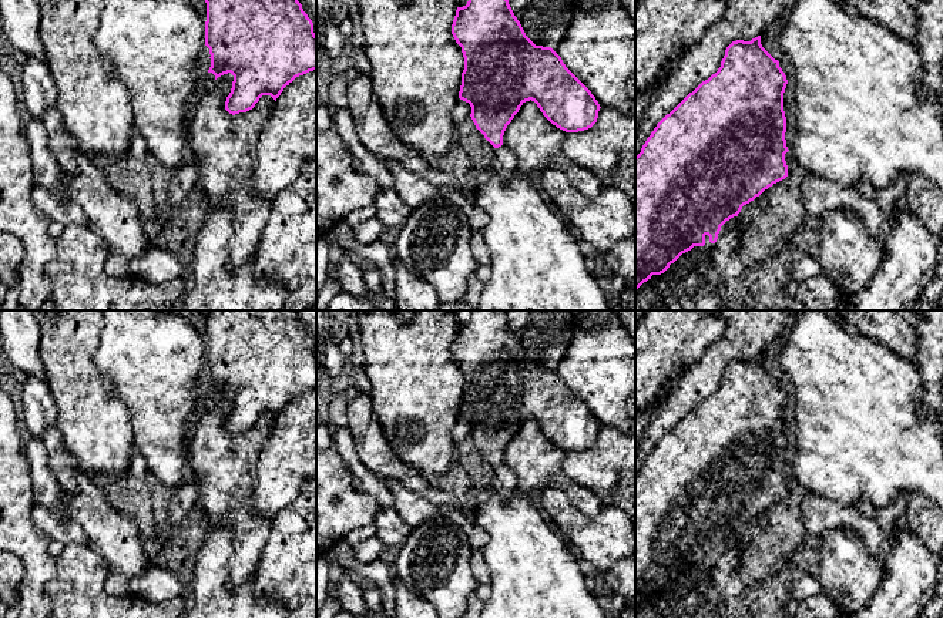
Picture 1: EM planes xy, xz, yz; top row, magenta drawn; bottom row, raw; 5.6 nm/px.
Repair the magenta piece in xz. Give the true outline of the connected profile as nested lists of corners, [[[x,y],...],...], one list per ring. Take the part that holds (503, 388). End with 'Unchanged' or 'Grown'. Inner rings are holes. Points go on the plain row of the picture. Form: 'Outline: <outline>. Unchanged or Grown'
Outline: [[[472,310],[466,325],[457,326],[452,343],[452,353],[462,366],[464,389],[459,417],[472,426],[472,439],[476,447],[496,467],[490,490],[509,500],[520,491],[517,476],[503,463],[503,454],[520,426],[526,420],[534,420],[543,434],[557,447],[566,451],[578,451],[591,447],[598,437],[600,423],[591,410],[566,386],[561,376],[551,367],[536,365],[524,352],[520,340],[514,335],[506,310]]]. Grown

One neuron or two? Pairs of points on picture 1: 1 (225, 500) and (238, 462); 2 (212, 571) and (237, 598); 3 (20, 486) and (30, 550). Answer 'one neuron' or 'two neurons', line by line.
1: one neuron
2: one neuron
3: one neuron

